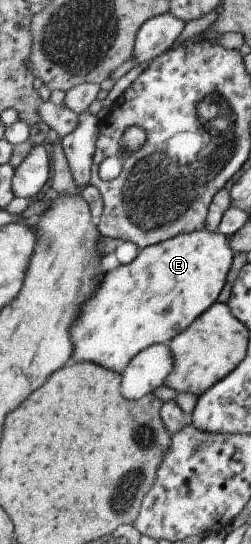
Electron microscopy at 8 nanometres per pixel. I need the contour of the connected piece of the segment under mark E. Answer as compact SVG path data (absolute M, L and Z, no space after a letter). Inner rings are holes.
M206 229L178 234L141 249L131 263L119 265L113 271L105 273L93 297L81 303L81 309L73 319L73 325L69 327L69 339L73 345L69 363L89 361L114 373L120 373L141 349L167 343L177 333L181 333L181 329L189 327L193 319L199 317L209 305L216 303L221 288L226 284L225 276L233 255L226 235Z

